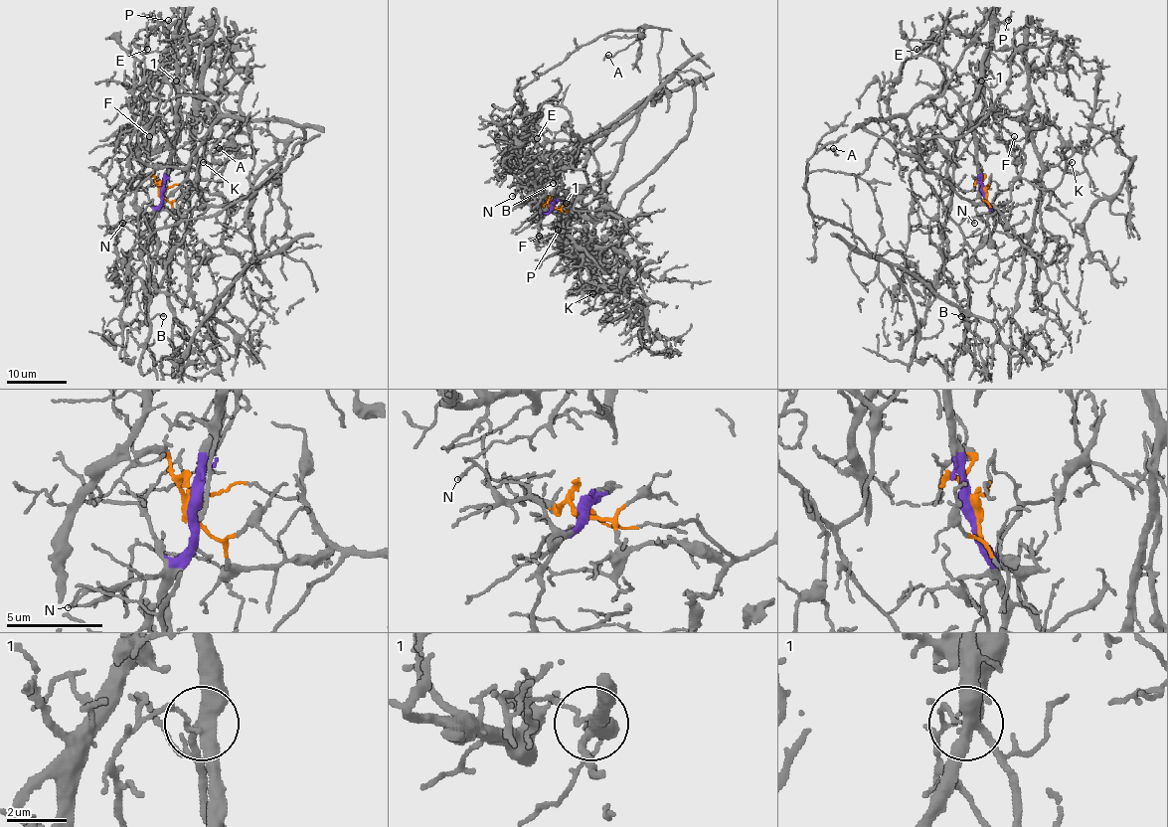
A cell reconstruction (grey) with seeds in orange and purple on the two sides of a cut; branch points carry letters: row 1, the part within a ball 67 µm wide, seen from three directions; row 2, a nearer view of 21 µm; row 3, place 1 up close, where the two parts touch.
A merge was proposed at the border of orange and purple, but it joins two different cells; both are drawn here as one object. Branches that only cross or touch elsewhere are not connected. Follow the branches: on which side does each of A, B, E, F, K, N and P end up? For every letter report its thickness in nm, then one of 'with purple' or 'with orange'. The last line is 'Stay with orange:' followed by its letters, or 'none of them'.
A: 140 nm thick; with orange
B: 150 nm thick; with purple
E: 130 nm thick; with purple
F: 150 nm thick; with purple
K: 110 nm thick; with orange
N: 160 nm thick; with purple
P: 130 nm thick; with purple
Stay with orange: A, K

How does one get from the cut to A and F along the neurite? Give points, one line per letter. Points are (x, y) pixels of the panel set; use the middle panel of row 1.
A: (552, 206), (602, 221), (687, 133), (690, 84), (589, 141), (514, 126), (529, 82), (645, 29), (608, 56)
F: (552, 206), (566, 192), (567, 203), (564, 206), (566, 212), (572, 210), (570, 221), (557, 233), (538, 236)

